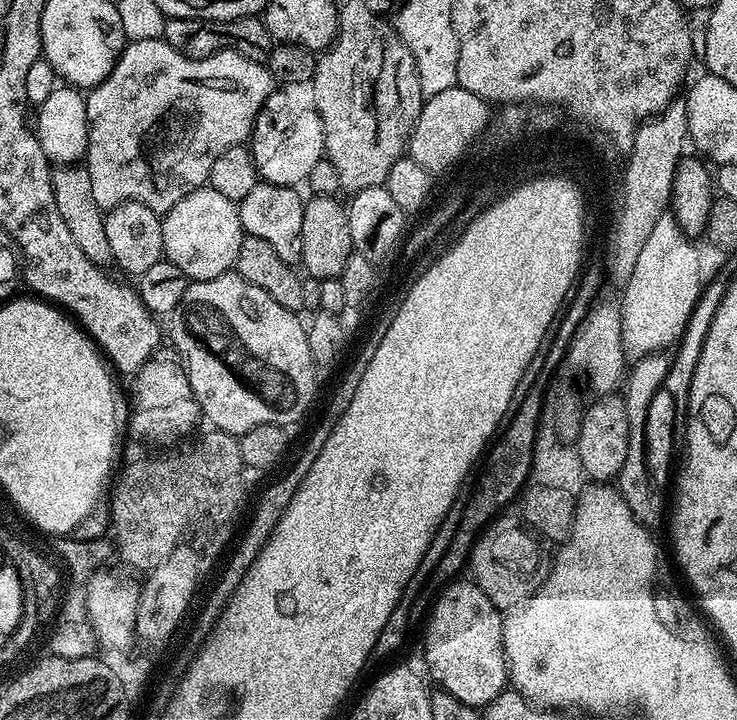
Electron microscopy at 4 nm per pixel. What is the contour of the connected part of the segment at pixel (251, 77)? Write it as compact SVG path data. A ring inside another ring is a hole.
M162 38L159 40L134 40L125 43L124 51L117 58L112 72L105 80L91 89L86 96L88 101L86 114L90 121L86 167L90 173L90 186L94 186L100 191L99 203L105 209L111 210L117 204L124 203L125 200L136 200L139 204L145 204L147 208L158 214L169 212L175 204L182 202L182 198L186 198L186 194L190 194L195 188L203 188L208 184L210 166L214 166L218 154L231 148L241 147L251 137L256 116L273 91L274 81L267 67L264 64L255 64L250 58L242 58L242 54L237 52L219 52L210 58L191 60L178 54L178 50L174 50L174 46L170 46Z

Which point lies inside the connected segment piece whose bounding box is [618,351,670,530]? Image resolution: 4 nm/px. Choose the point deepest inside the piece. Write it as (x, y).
(649, 374)

